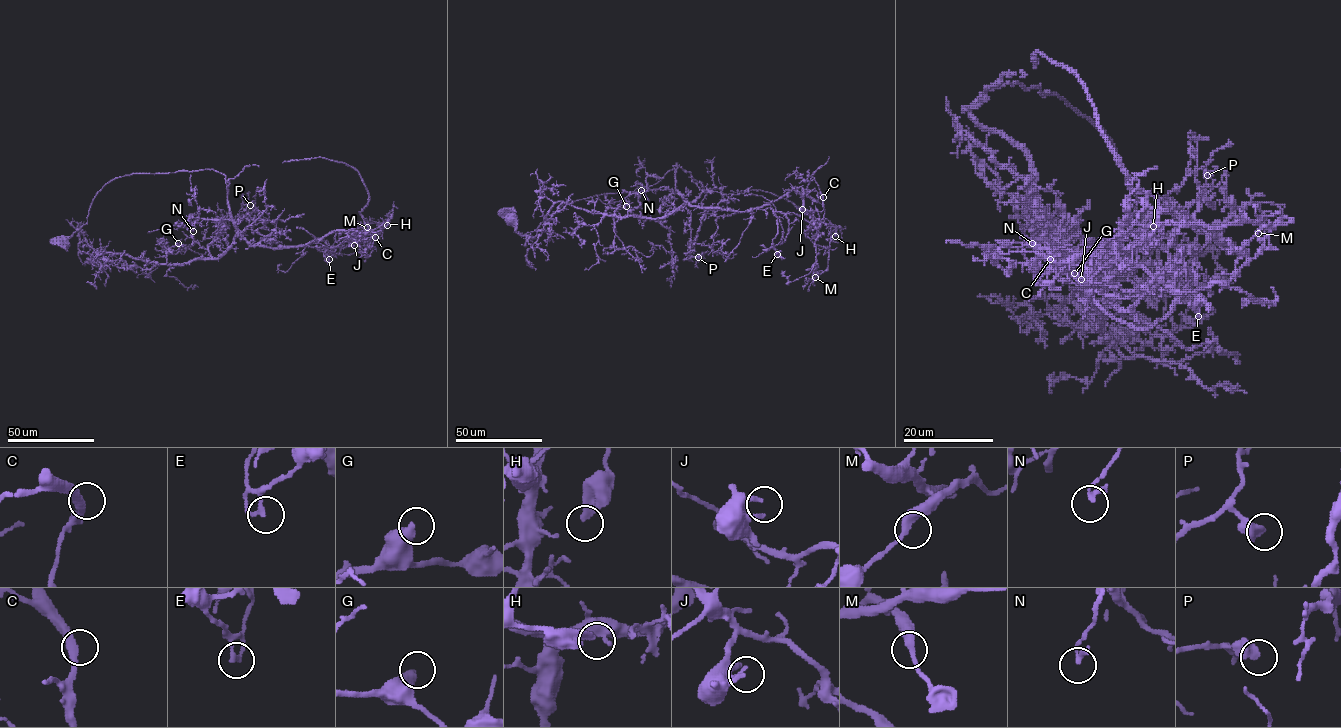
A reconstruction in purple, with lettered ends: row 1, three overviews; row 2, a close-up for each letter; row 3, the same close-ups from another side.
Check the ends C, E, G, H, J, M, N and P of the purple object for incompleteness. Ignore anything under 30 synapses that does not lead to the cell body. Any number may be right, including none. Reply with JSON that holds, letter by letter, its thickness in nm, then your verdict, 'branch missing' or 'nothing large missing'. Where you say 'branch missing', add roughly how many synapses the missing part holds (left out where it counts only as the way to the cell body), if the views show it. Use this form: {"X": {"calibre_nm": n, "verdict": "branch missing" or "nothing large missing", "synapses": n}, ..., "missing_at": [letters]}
{"C": {"calibre_nm": 320, "verdict": "nothing large missing"}, "E": {"calibre_nm": 150, "verdict": "nothing large missing"}, "G": {"calibre_nm": 500, "verdict": "nothing large missing"}, "H": {"calibre_nm": 180, "verdict": "nothing large missing"}, "J": {"calibre_nm": 190, "verdict": "nothing large missing"}, "M": {"calibre_nm": 360, "verdict": "nothing large missing"}, "N": {"calibre_nm": 220, "verdict": "nothing large missing"}, "P": {"calibre_nm": 500, "verdict": "nothing large missing"}, "missing_at": []}

